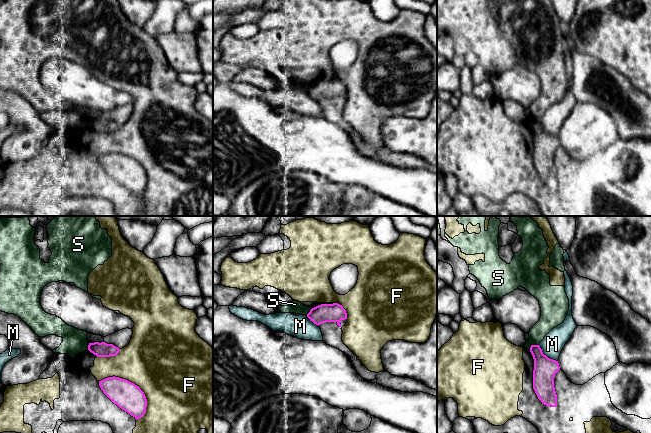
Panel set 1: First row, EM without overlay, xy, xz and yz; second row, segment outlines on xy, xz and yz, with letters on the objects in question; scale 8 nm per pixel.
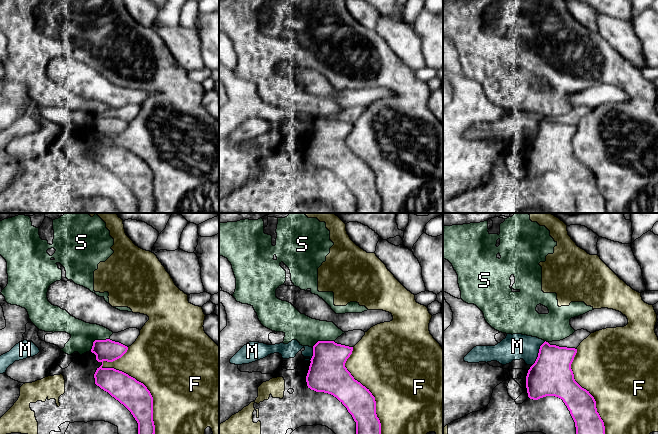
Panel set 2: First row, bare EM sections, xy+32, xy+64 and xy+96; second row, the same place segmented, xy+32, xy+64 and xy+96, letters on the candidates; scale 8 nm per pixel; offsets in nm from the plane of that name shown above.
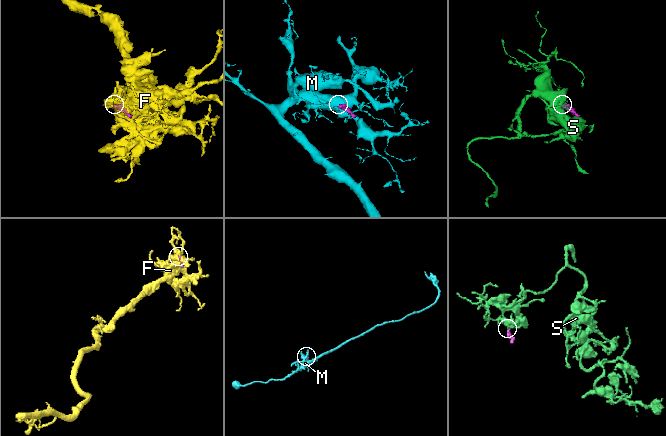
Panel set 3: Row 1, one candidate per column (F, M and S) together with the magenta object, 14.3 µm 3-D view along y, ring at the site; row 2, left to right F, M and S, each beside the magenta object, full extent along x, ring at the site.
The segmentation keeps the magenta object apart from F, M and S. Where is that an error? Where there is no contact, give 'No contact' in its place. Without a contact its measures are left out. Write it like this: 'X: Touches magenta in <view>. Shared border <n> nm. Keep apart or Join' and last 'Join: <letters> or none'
F: Touches magenta in xy. Shared border 460 nm. Keep apart
M: Touches magenta in yz. Shared border 200 nm. Keep apart
S: Touches magenta in yz. Shared border 90 nm. Keep apart
Join: none

